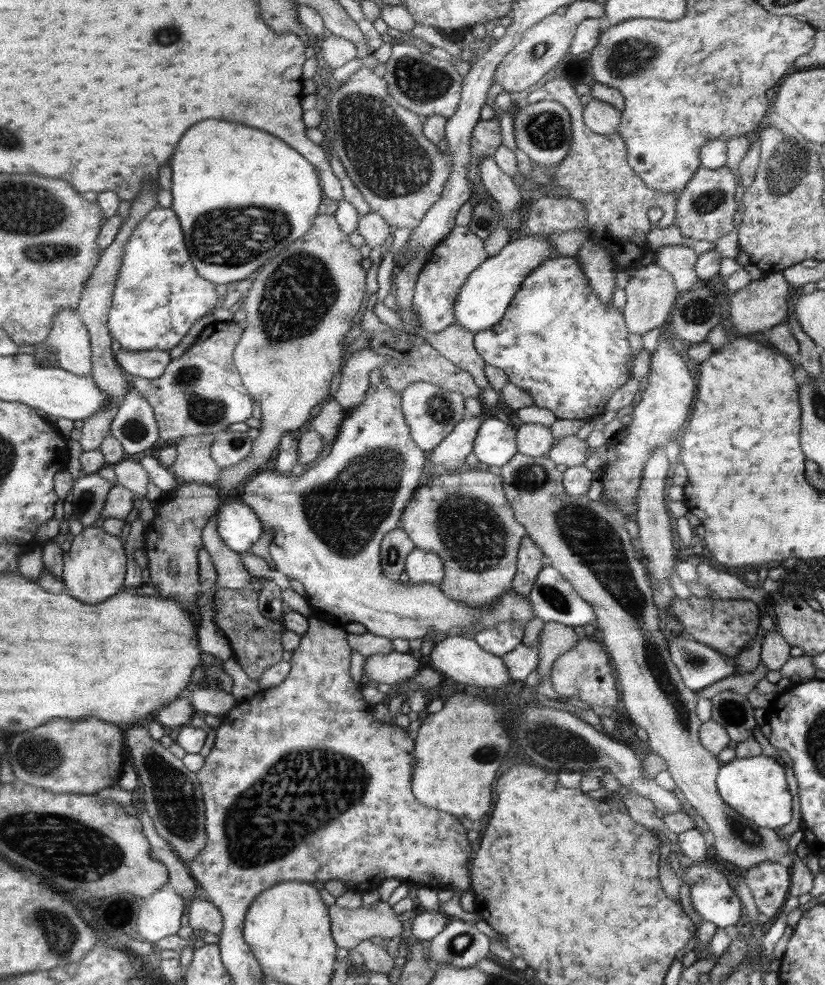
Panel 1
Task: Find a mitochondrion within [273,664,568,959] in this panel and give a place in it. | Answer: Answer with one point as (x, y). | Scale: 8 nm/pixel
(487, 753)

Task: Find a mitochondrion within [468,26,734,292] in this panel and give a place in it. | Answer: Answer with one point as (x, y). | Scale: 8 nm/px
(629, 56)

